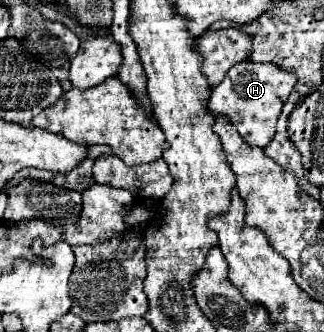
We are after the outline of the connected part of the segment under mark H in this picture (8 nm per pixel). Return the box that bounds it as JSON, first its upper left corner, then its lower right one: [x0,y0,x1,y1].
[208,61,296,147]

